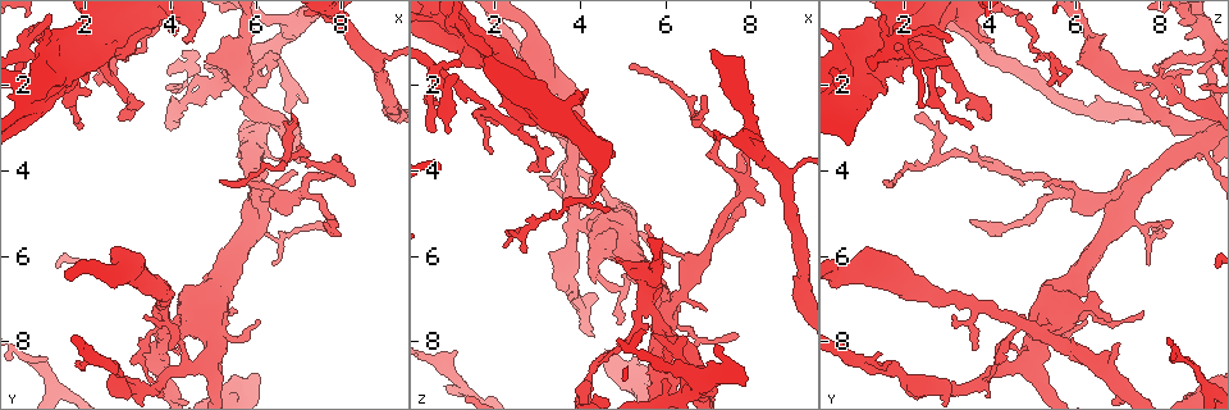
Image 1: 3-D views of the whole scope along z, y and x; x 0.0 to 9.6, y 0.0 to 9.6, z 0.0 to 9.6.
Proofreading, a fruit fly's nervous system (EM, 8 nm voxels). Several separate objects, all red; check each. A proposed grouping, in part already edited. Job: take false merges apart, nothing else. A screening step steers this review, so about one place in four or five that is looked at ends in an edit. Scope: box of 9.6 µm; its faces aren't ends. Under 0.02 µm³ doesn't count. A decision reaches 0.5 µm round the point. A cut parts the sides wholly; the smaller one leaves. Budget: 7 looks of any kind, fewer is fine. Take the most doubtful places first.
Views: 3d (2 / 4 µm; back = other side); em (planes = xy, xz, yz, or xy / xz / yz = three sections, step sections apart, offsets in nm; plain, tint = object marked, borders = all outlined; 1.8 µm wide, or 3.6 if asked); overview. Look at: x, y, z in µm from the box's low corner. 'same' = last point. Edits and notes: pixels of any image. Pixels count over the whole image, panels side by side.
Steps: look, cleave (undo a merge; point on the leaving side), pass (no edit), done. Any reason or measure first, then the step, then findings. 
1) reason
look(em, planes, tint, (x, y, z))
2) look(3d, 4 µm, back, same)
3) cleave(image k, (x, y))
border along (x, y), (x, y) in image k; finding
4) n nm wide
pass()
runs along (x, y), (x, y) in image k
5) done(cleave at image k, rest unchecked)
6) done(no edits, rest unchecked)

thin arm on a thick one
look(em, yz, step 8, tint, (5.80, 2.30, 7.55))

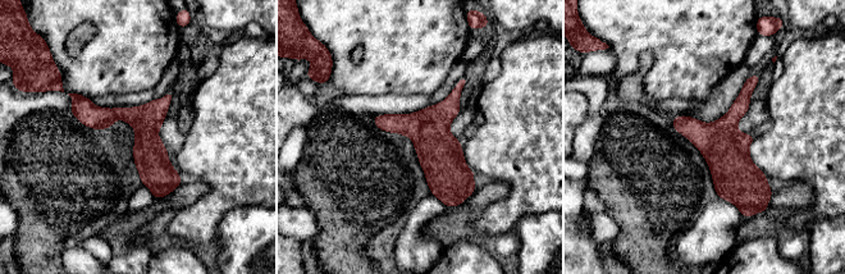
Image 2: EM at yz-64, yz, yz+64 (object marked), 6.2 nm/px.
pass()
runs along (74, 96), (92, 114), (128, 114), (177, 182) in image 2; all the same cell

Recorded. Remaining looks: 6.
look(em, planes, borders, (8.05, 0.60, 3.15))

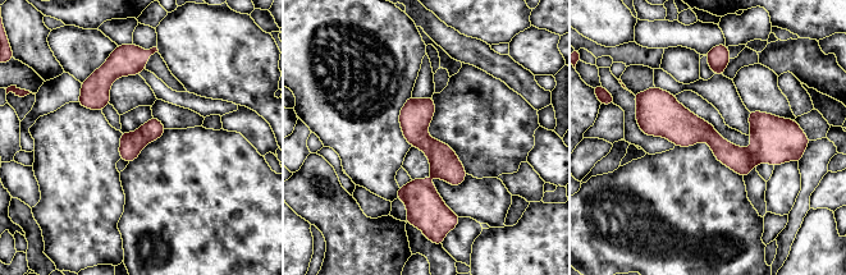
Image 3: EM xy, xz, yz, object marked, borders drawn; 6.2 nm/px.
pass()
runs along (640, 118), (728, 154), (790, 134) in image 3; all the same cell

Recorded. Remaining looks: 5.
three arms meet
look(3d, 4 µm, back, (3.95, 7.75, 5.20))

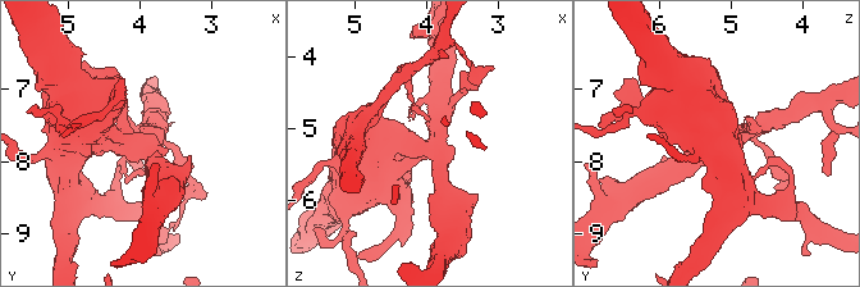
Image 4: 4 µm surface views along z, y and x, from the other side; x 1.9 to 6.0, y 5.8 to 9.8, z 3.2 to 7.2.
3 arms; arms of 260, 260, 650 nm
look(em, planes, tint, (3.95, 7.75, 5.30))

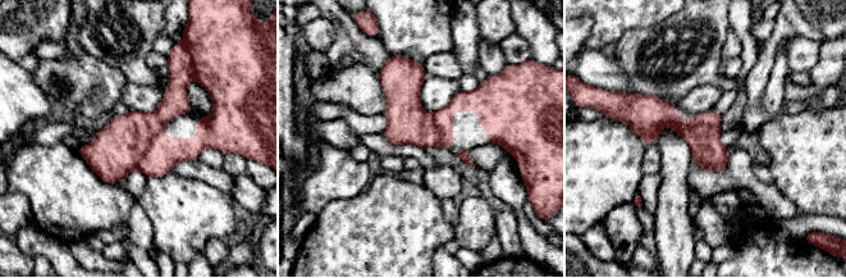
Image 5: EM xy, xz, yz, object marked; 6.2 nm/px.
cleave(image 5, (118, 147))
border along (161, 127), (151, 138), (136, 169) in image 5; a second cell is stuck on

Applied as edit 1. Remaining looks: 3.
done(cleave at image 5, rest unchecked)

